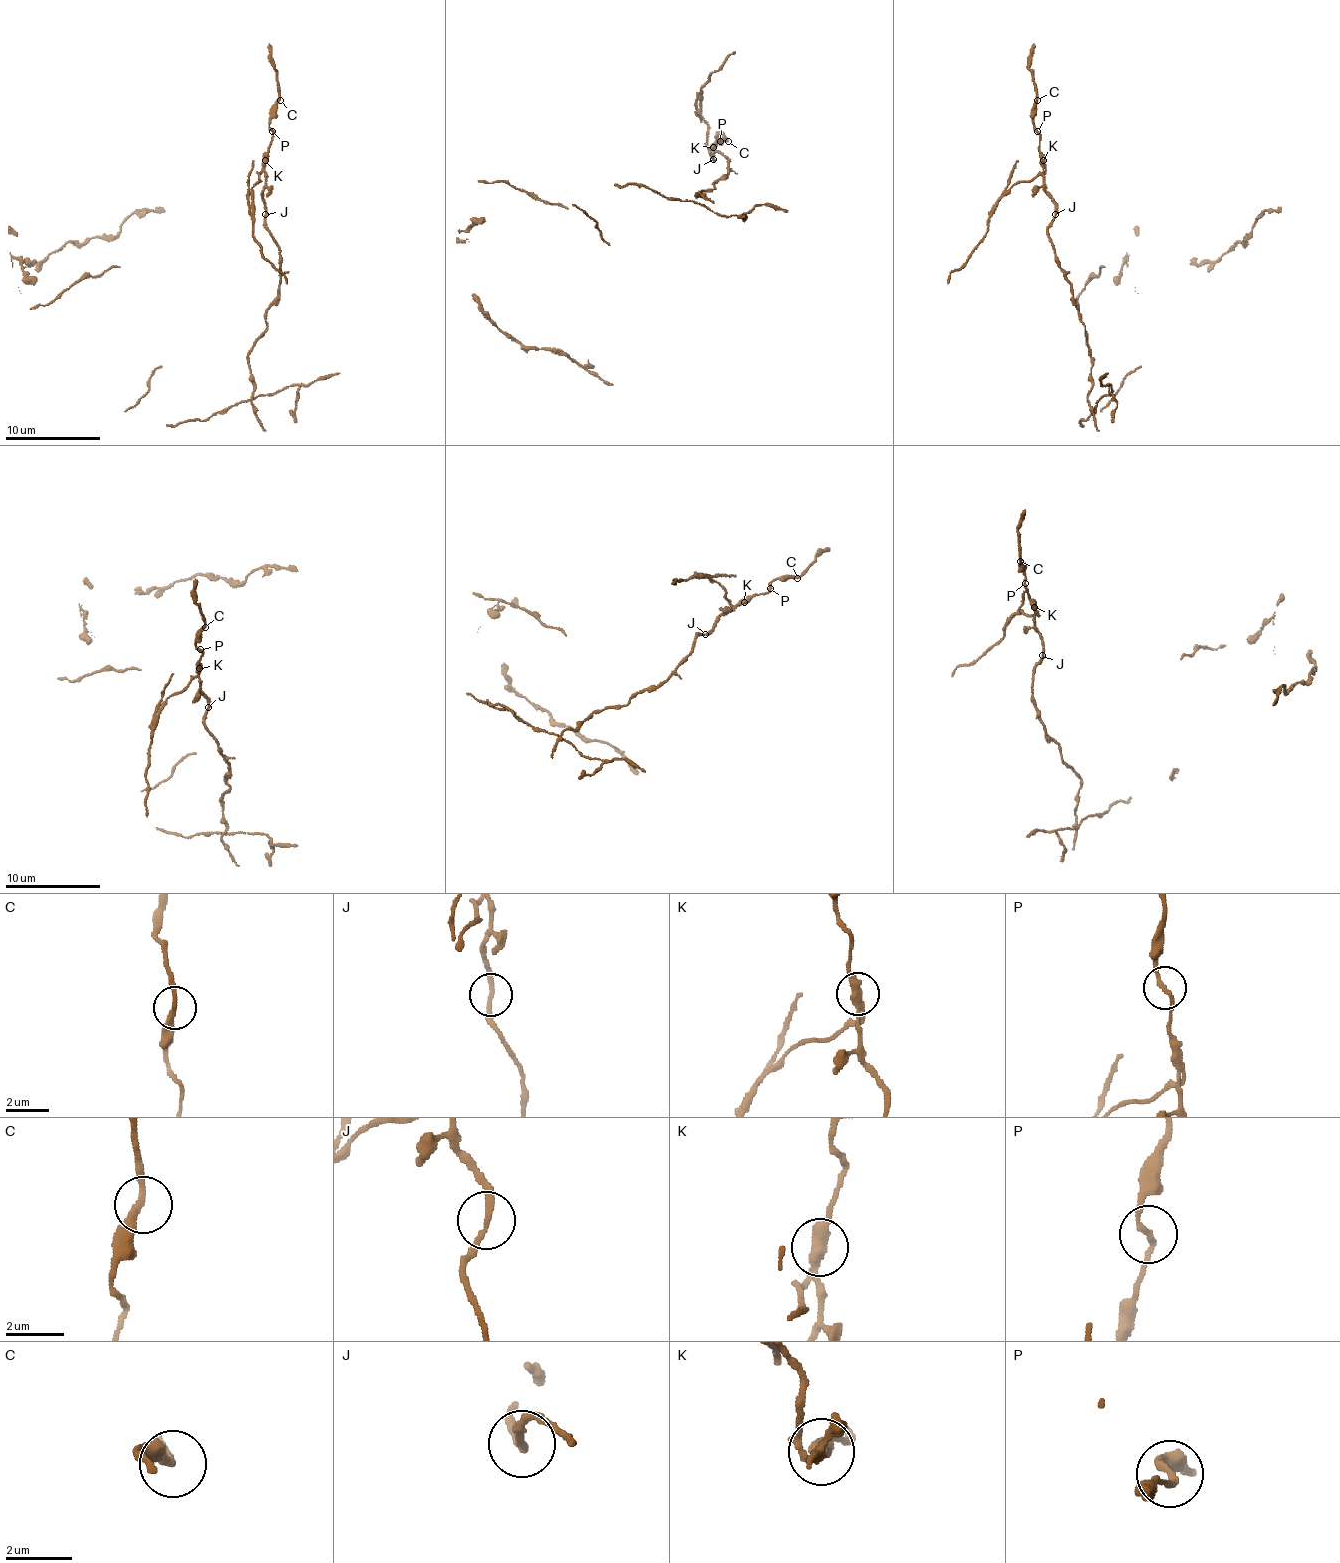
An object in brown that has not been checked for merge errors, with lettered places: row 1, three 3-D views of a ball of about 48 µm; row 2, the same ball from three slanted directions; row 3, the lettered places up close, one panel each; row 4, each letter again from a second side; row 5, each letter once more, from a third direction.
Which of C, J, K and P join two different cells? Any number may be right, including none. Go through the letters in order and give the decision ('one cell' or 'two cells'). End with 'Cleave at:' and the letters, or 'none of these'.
C: one cell
J: two cells
K: two cells
P: one cell
Cleave at: J, K

